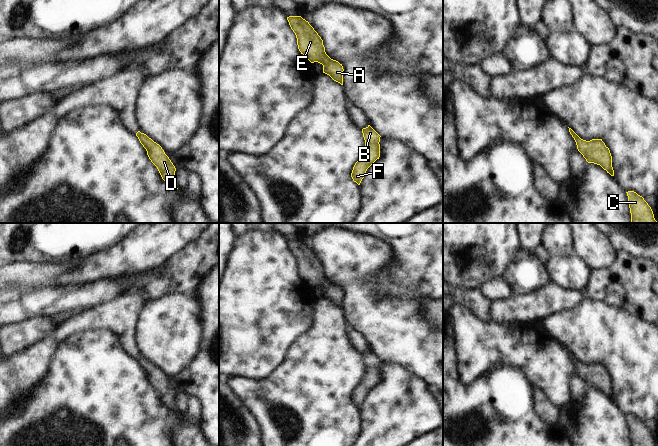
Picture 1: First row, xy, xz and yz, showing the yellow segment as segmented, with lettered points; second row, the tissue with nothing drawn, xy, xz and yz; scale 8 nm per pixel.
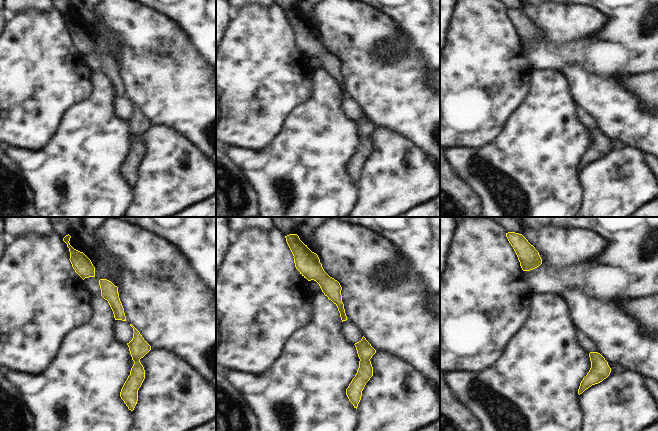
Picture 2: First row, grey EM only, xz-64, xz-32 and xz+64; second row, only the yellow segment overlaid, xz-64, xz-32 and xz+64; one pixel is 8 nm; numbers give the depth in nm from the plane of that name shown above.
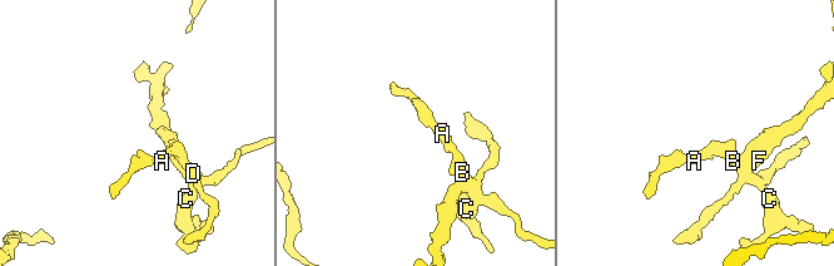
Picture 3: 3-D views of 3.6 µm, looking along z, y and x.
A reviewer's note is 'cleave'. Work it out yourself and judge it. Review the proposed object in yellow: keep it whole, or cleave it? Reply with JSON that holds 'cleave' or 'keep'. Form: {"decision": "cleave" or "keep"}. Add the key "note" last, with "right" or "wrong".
{"decision": "keep", "note": "wrong"}

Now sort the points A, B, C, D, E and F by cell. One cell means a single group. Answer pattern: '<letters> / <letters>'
A B C D E F

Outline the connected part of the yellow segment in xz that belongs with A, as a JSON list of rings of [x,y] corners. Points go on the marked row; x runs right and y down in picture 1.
[[[301,16],[287,17],[289,25],[297,38],[298,49],[311,63],[318,62],[323,65],[323,73],[329,75],[334,81],[343,85],[343,66],[331,59],[325,52],[323,40]]]

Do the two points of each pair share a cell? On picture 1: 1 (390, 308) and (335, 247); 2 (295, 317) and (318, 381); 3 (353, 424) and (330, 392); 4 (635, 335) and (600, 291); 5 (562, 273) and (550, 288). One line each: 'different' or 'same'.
1: same
2: different
3: same
4: different
5: different

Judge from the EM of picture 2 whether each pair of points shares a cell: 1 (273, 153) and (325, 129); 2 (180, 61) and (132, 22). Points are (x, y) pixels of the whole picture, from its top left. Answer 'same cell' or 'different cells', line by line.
1: same cell
2: same cell

